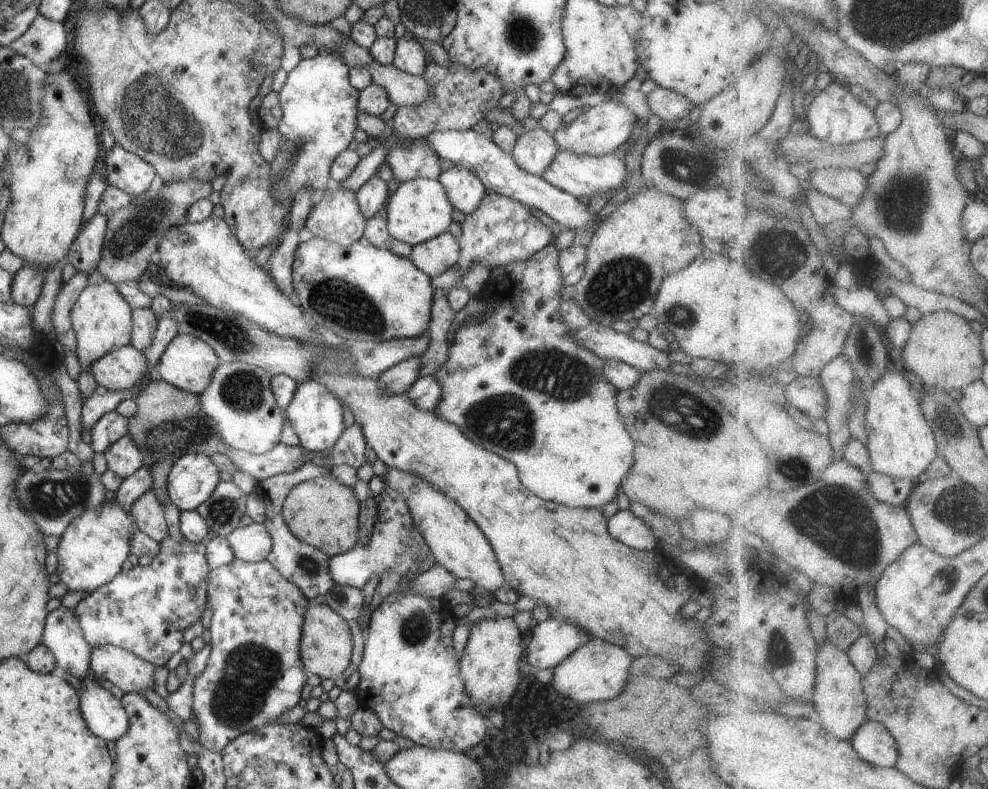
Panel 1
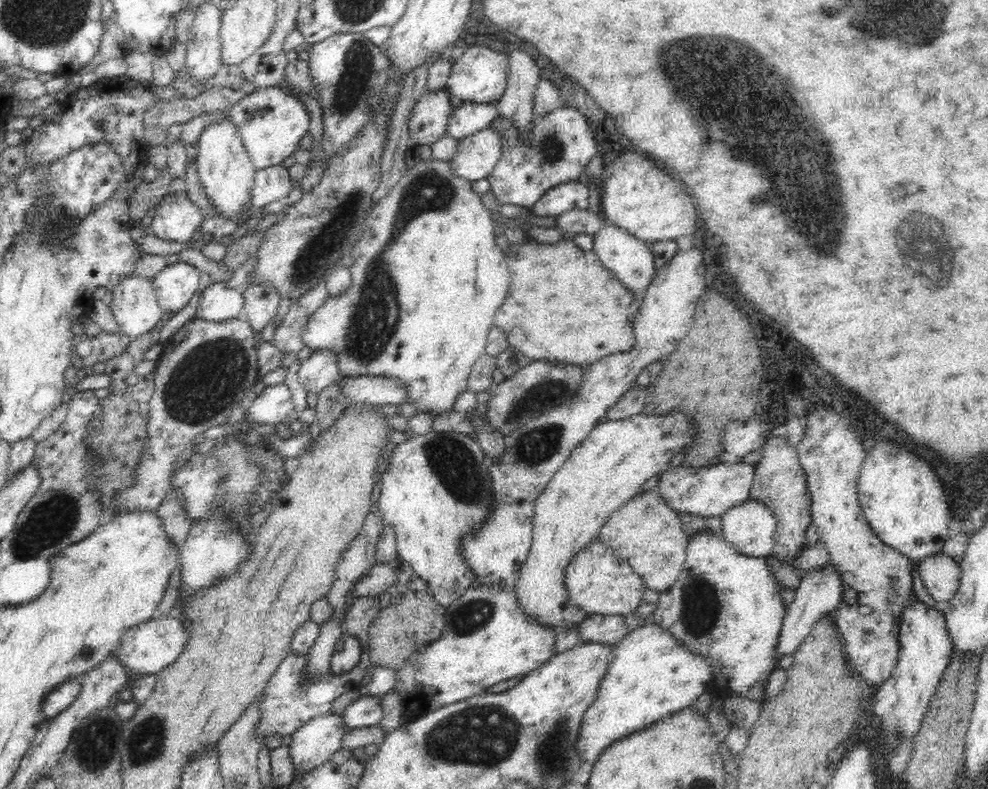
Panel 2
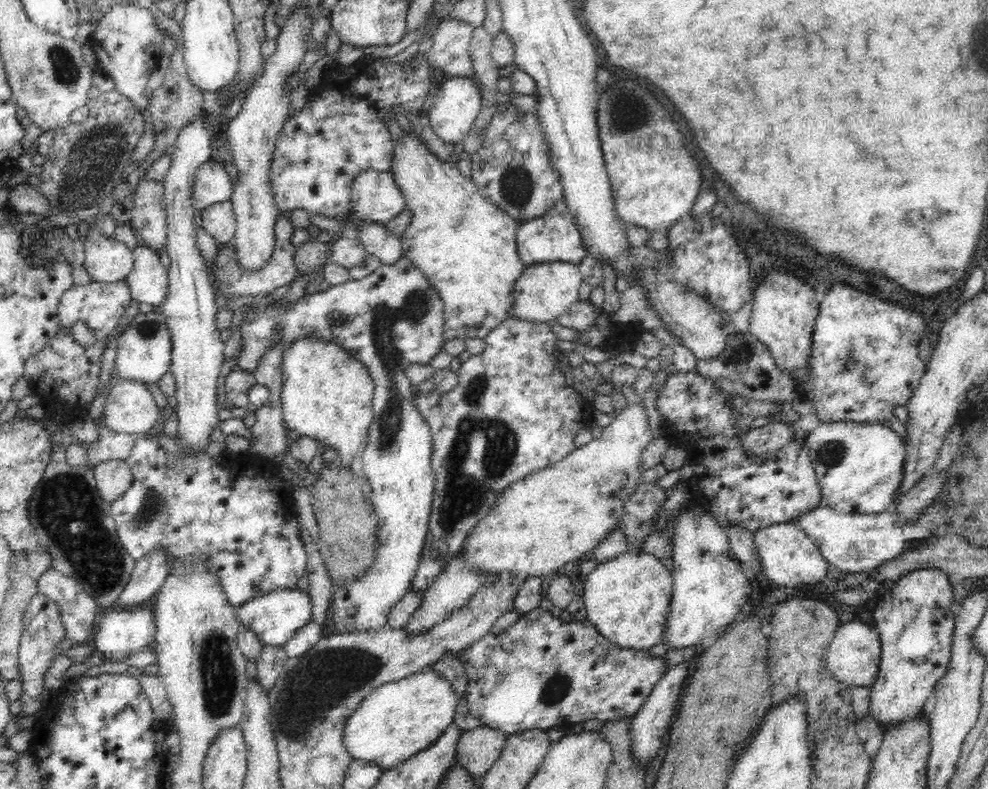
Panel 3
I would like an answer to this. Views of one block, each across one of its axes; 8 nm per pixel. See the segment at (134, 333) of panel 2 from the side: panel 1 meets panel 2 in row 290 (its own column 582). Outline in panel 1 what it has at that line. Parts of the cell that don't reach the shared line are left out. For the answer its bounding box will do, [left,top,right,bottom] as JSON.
[552,102,639,156]

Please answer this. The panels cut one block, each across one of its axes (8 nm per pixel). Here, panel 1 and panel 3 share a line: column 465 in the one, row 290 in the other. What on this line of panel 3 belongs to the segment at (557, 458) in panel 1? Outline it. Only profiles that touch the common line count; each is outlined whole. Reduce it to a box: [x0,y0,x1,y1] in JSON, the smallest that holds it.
[238,254,444,633]

